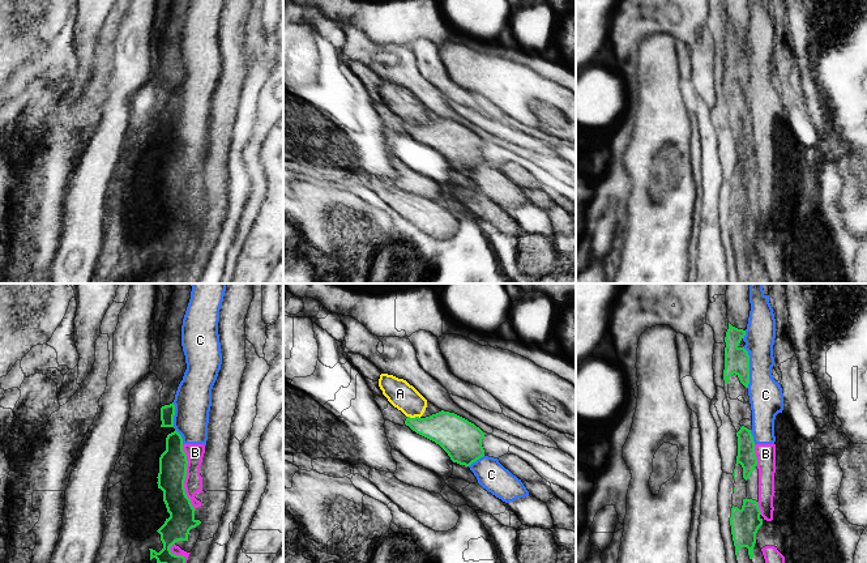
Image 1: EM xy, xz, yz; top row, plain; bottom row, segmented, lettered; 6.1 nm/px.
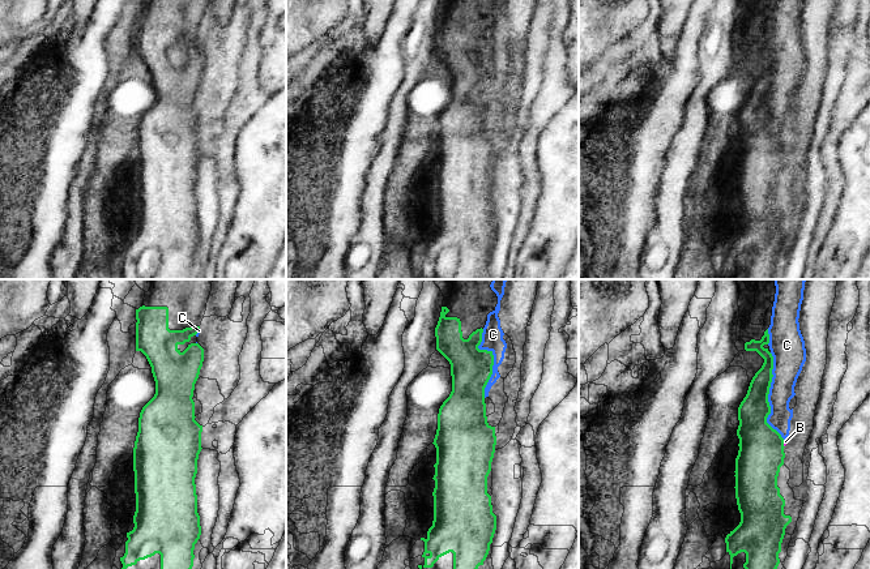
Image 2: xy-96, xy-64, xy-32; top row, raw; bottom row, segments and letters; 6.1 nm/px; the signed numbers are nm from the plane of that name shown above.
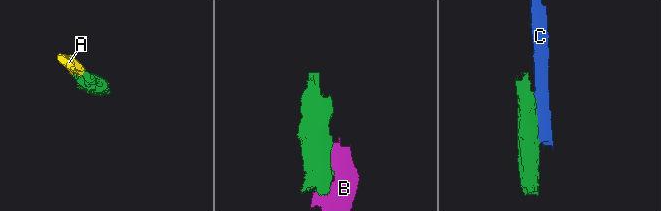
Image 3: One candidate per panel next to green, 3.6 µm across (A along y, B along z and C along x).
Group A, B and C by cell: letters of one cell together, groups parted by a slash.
A / B C

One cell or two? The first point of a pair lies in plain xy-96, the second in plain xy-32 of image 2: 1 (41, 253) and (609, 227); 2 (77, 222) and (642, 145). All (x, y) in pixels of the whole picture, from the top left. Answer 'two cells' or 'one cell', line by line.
1: one cell
2: two cells

